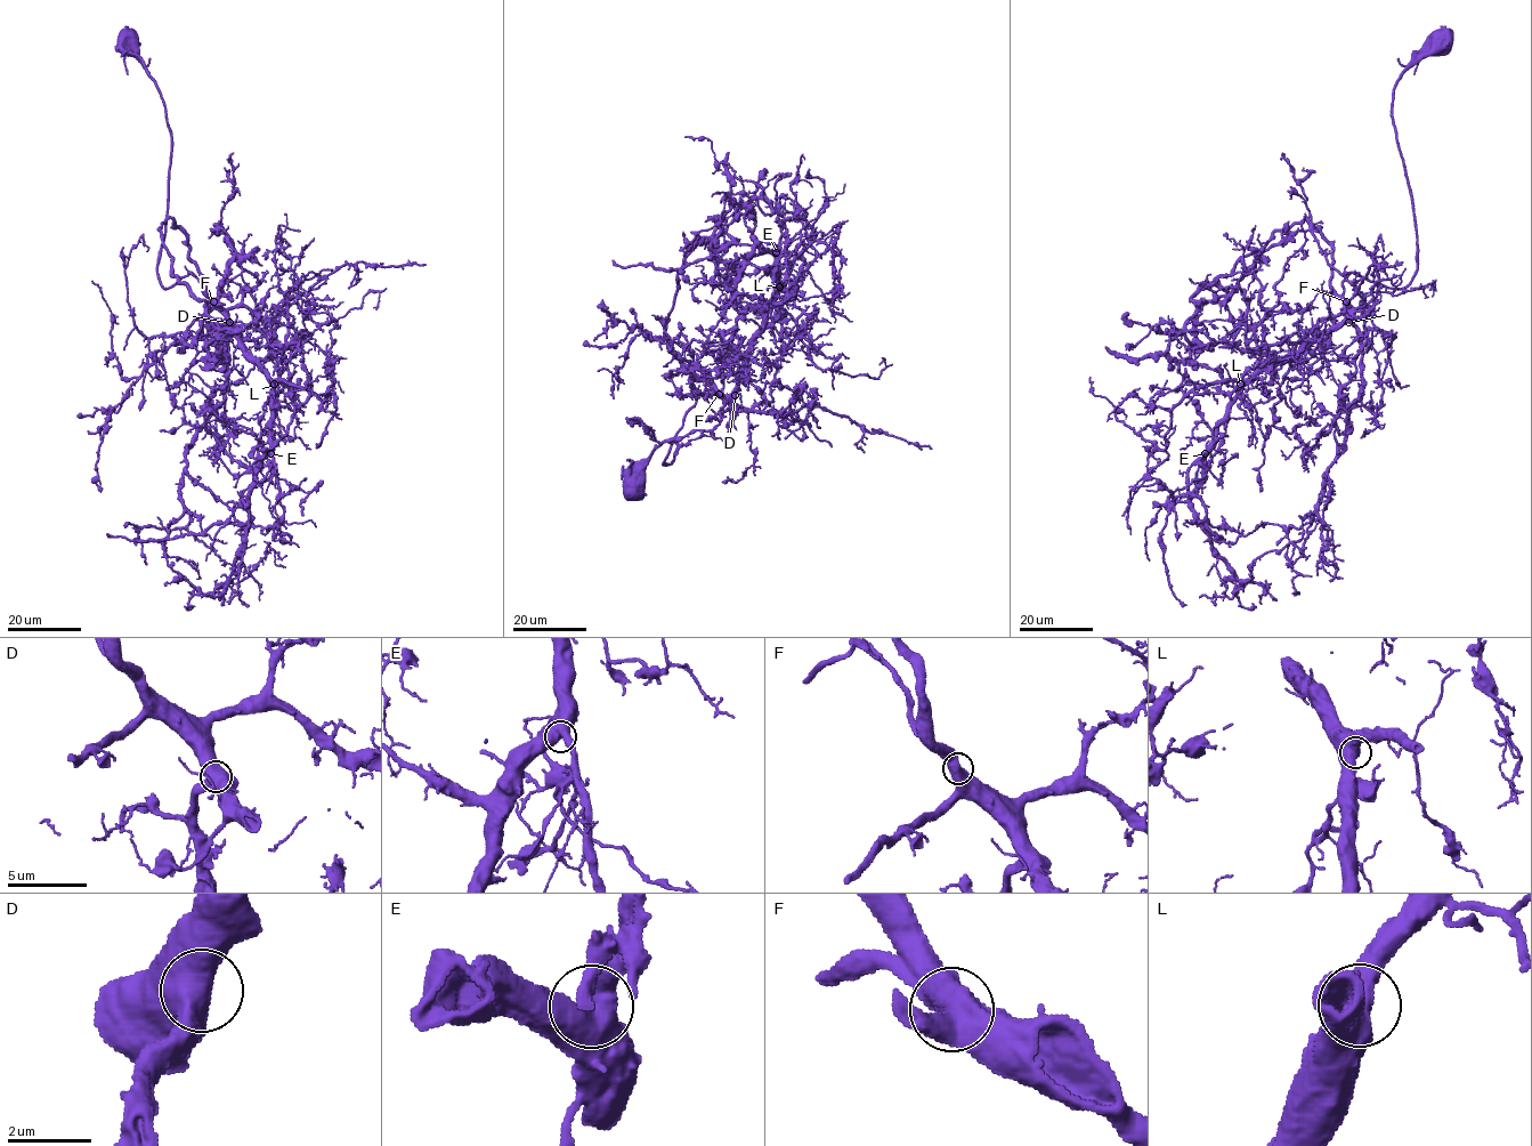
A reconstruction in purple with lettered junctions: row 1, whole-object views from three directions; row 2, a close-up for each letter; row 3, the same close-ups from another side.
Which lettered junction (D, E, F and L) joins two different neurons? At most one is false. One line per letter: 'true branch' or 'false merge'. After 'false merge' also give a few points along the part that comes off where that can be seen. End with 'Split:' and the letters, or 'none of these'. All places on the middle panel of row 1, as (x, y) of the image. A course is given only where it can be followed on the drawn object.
D: true branch
E: true branch
F: true branch
L: true branch
Split: none of these

